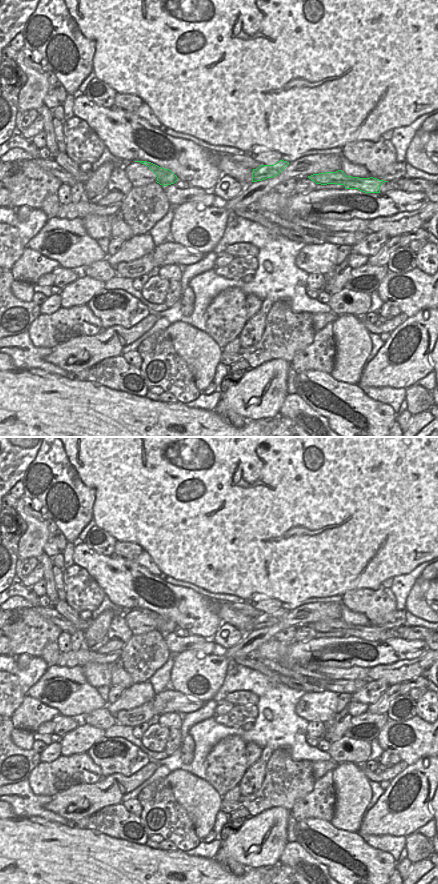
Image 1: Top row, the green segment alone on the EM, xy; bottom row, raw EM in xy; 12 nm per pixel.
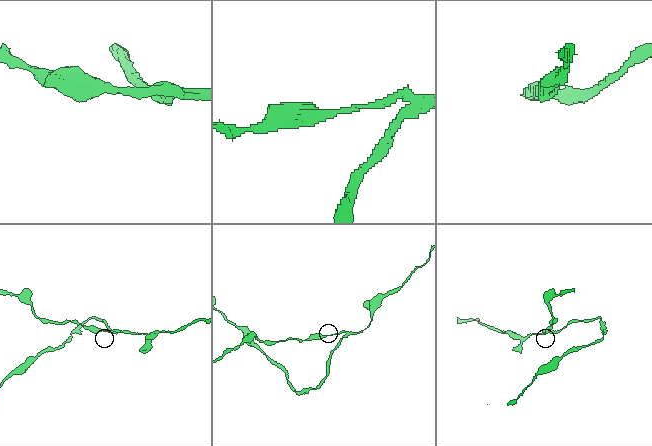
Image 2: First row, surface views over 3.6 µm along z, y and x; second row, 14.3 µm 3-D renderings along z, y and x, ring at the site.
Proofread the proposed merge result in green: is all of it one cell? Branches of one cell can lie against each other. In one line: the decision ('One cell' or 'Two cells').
Two cells.

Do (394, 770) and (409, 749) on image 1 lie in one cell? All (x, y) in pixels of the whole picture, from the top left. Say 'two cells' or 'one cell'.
two cells

